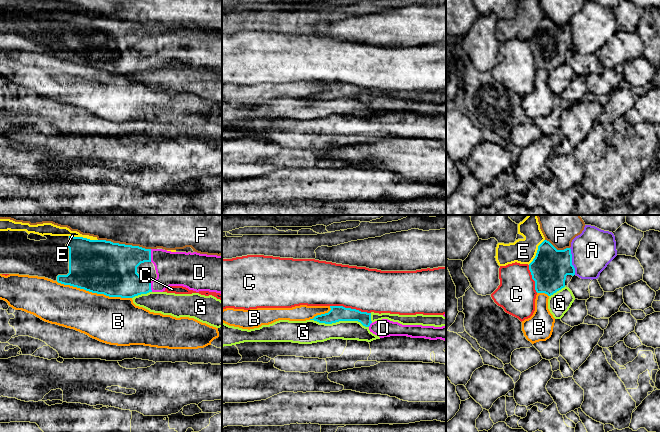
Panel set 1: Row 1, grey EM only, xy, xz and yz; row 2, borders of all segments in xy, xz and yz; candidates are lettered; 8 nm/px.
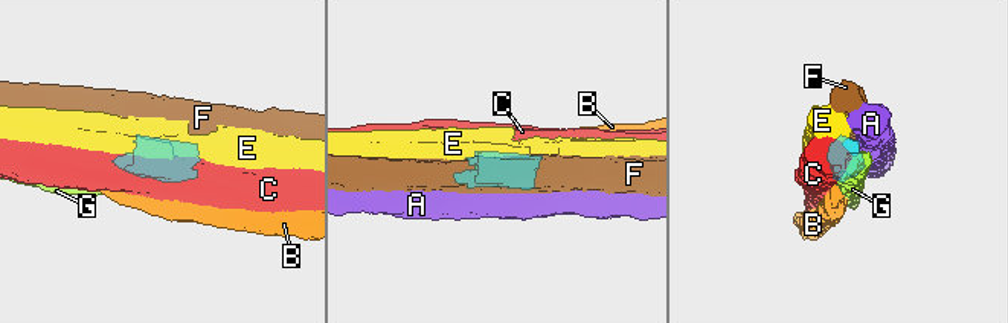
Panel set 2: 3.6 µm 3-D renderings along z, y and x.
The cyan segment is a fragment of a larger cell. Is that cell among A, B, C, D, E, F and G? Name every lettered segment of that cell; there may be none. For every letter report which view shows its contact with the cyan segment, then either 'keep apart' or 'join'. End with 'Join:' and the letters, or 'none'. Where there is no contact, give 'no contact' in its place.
A: yz | keep apart
B: xy | keep apart
C: xz | keep apart
D: xy | join
E: xy | keep apart
F: xy | keep apart
G: xz | keep apart
Join: D

